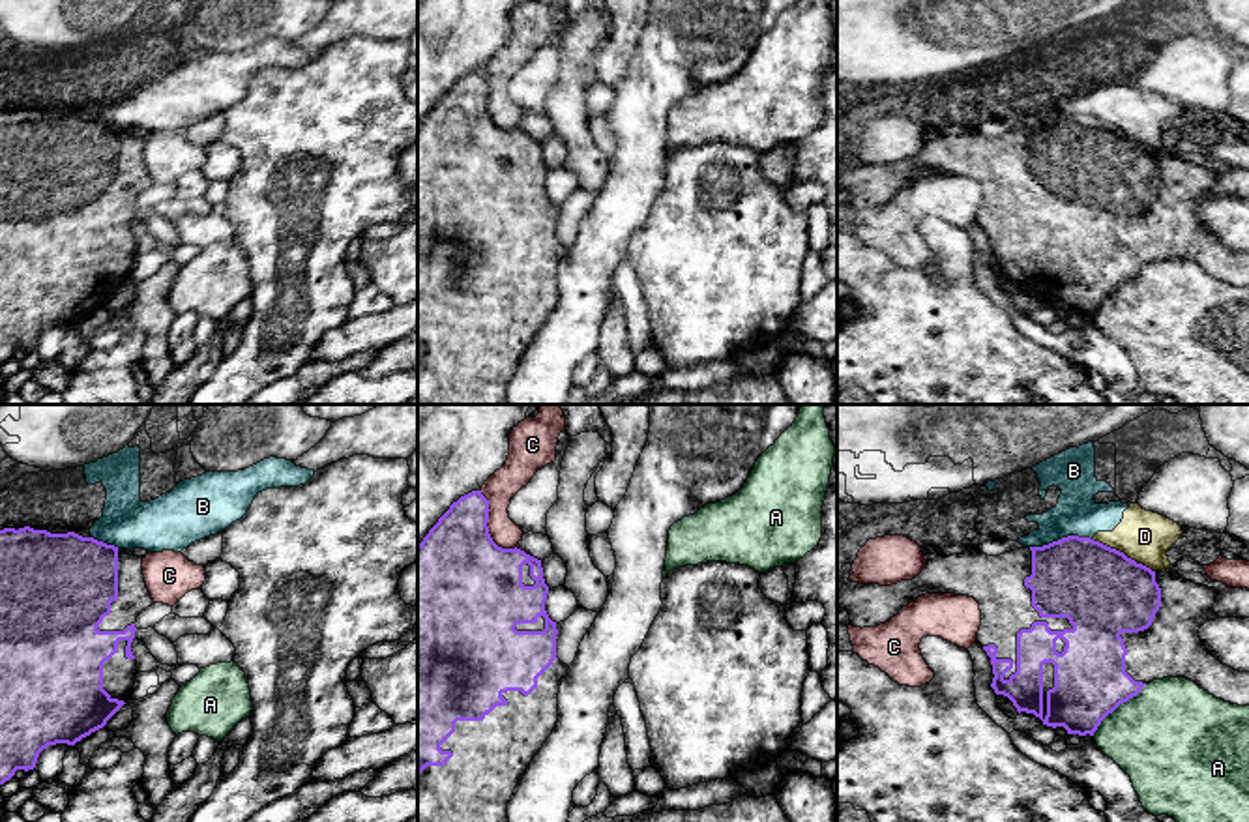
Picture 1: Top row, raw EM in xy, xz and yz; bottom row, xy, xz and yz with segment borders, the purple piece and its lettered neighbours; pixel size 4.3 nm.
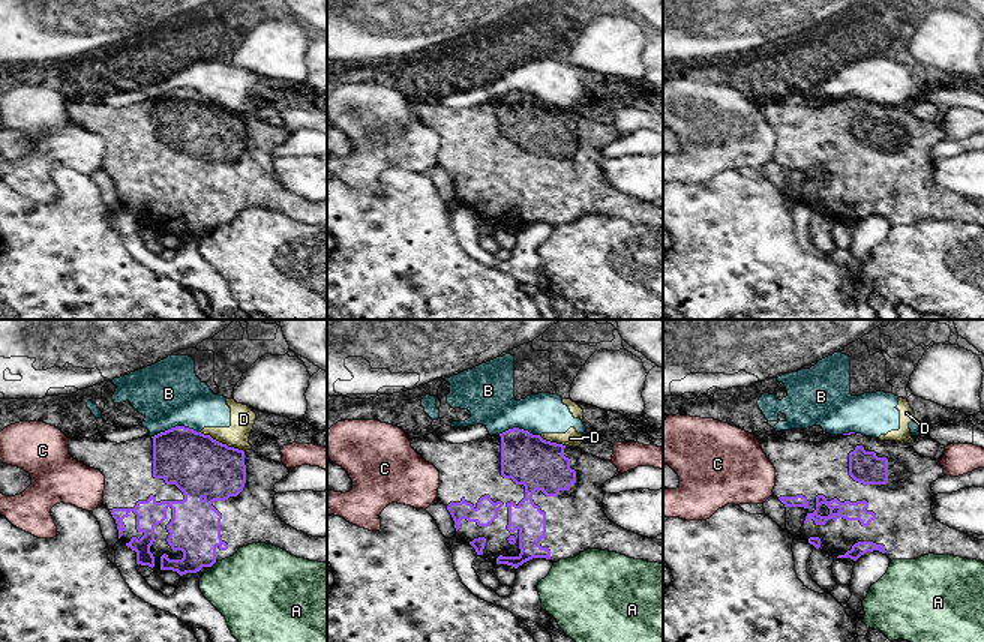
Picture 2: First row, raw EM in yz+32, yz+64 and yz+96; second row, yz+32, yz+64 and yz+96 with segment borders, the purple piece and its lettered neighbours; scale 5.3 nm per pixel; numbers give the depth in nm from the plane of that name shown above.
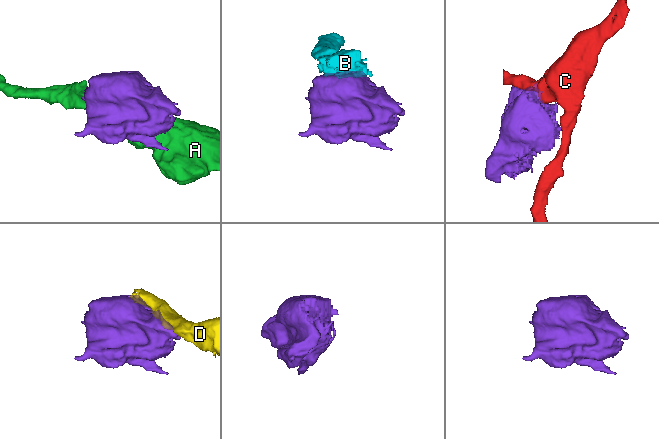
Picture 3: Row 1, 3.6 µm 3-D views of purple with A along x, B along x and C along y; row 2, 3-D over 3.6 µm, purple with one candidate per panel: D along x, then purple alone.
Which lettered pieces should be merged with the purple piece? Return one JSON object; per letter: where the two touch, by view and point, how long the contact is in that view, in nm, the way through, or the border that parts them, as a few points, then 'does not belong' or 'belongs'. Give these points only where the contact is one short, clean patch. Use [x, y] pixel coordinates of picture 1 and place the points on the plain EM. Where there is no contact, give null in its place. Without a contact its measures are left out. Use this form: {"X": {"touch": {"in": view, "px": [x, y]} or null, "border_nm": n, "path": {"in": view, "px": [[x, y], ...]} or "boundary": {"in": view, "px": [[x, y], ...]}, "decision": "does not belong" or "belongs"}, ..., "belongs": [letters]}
{"A": {"touch": {"in": "yz", "px": [1116, 287]}, "border_nm": 320, "decision": "does not belong"}, "B": {"touch": {"in": "yz", "px": [1062, 118]}, "border_nm": 280, "boundary": {"in": "yz", "px": [[1092, 118], [1062, 117], [1030, 128]]}, "decision": "does not belong"}, "C": {"touch": {"in": "xz", "px": [485, 105]}, "border_nm": 300, "decision": "does not belong"}, "D": {"touch": {"in": "yz", "px": [1122, 133]}, "border_nm": 300, "decision": "does not belong"}, "belongs": []}

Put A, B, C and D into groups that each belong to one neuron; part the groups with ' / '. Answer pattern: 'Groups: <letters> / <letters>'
Groups: A / B D / C

